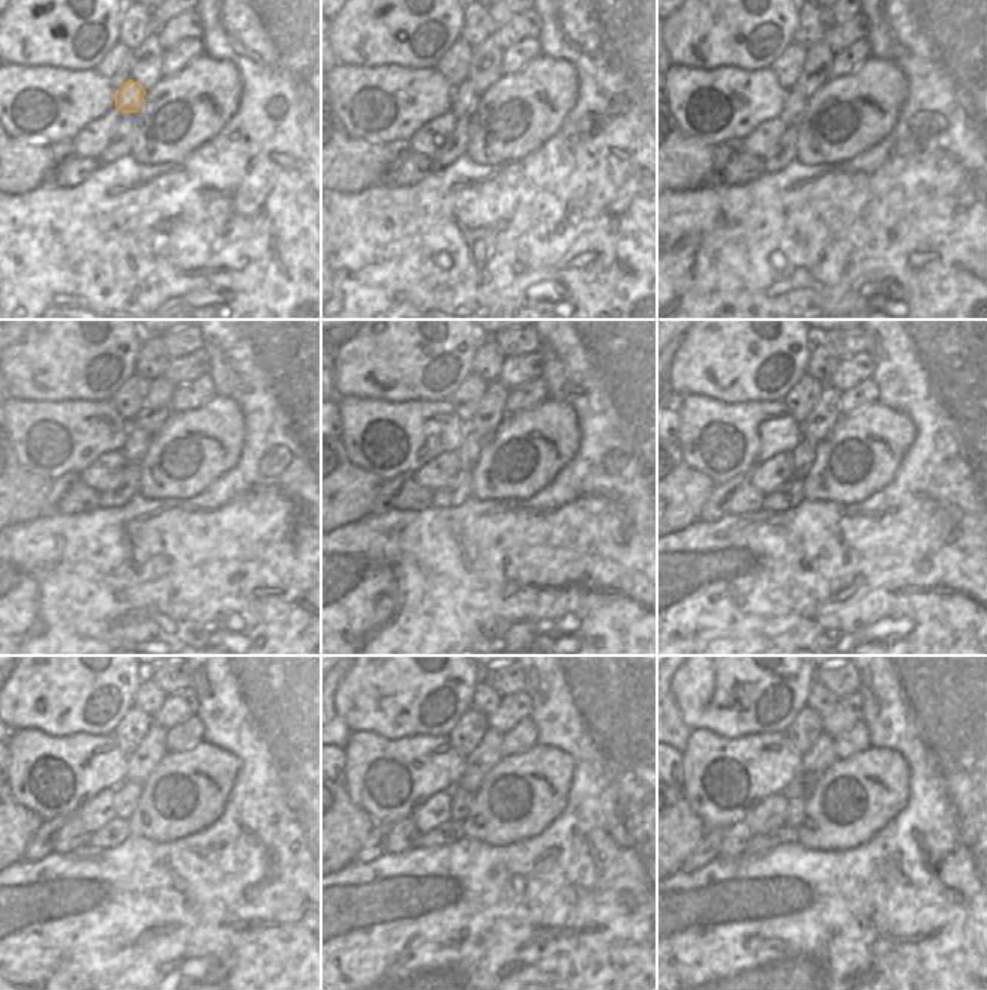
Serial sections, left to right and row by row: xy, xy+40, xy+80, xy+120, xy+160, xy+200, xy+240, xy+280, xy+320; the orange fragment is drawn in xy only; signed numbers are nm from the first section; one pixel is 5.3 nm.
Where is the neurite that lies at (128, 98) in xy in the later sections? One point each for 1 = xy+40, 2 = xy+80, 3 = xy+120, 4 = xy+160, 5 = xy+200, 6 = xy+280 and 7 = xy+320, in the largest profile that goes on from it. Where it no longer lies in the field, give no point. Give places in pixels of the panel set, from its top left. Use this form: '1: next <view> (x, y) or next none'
1: next xy+40 (464, 99)
2: next xy+80 (795, 104)
3: next xy+120 (134, 450)
4: next xy+160 (468, 453)
5: next xy+200 (803, 456)
6: next xy+280 (461, 800)
7: next xy+320 (795, 806)

